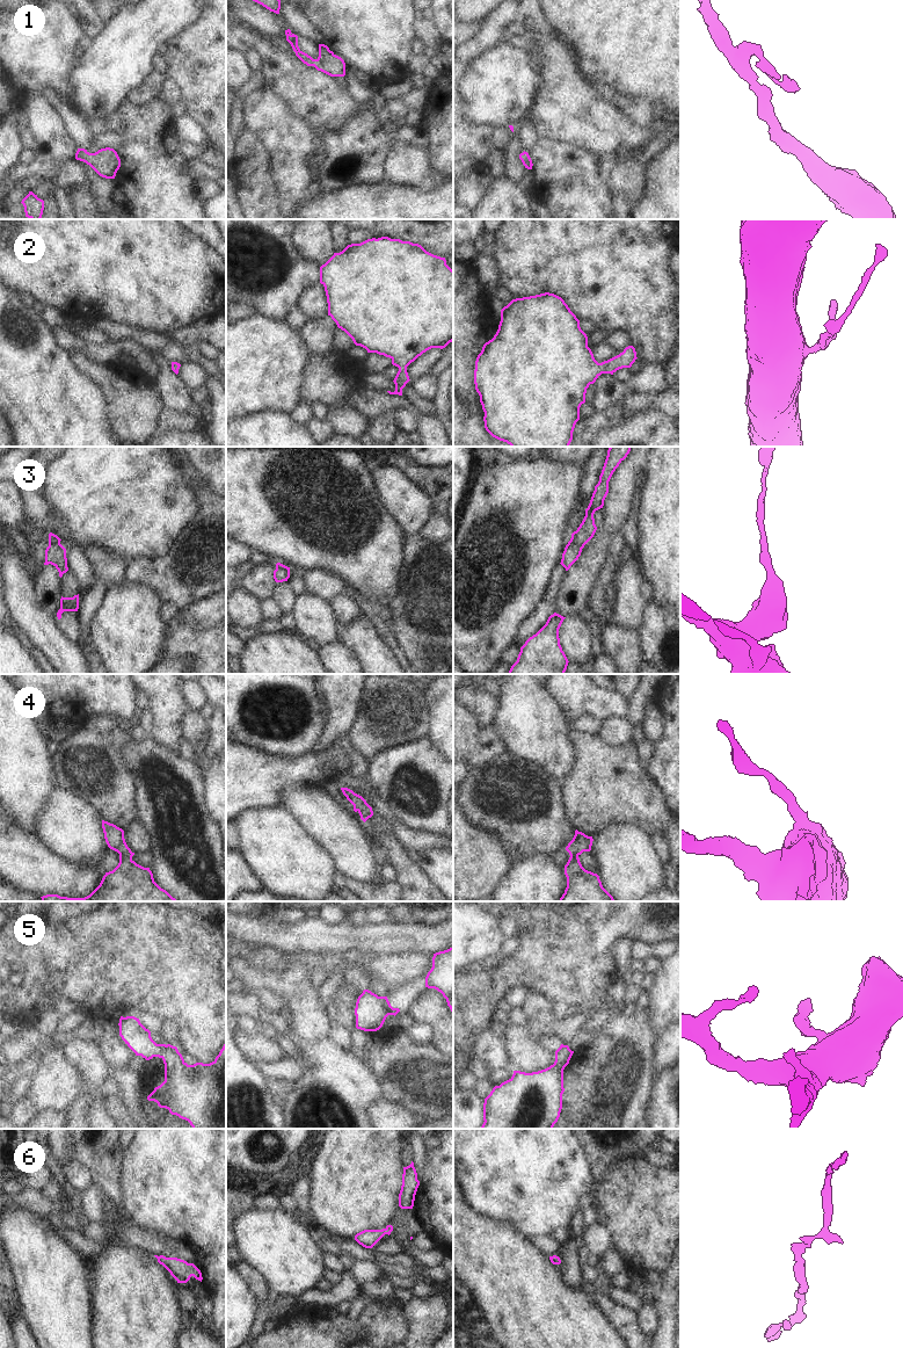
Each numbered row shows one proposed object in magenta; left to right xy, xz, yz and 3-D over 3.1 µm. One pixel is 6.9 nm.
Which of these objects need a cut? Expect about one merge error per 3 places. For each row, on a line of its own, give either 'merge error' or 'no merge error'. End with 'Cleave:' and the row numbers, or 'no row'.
1: no merge error
2: no merge error
3: no merge error
4: no merge error
5: no merge error
6: no merge error
Cleave: no row

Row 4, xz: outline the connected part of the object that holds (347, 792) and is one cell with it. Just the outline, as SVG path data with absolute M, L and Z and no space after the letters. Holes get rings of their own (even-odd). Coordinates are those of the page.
M341 788L341 790L347 797L347 799L354 805L354 811L359 813L361 819L364 822L373 816L372 807L366 803L366 800L362 796L355 793L348 788Z

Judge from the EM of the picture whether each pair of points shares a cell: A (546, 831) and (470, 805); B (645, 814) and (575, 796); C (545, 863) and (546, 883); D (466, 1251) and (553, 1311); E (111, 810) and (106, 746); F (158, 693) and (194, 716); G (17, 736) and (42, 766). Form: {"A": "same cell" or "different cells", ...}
{"A": "same cell", "B": "same cell", "C": "same cell", "D": "same cell", "E": "same cell", "F": "different cells", "G": "same cell"}

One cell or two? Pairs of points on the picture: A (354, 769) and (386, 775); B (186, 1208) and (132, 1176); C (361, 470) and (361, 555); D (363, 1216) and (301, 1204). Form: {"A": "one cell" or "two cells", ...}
{"A": "two cells", "B": "one cell", "C": "one cell", "D": "two cells"}

